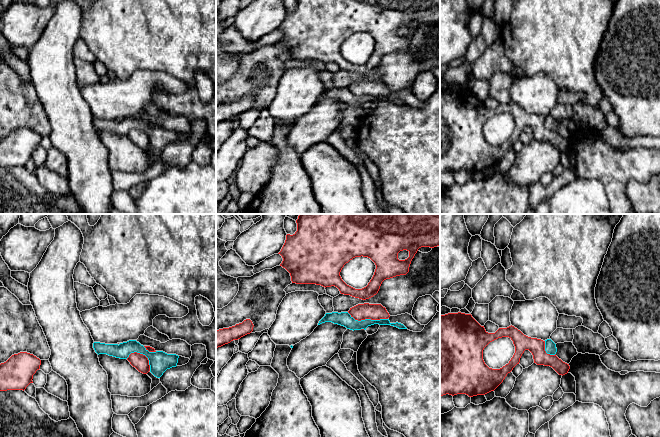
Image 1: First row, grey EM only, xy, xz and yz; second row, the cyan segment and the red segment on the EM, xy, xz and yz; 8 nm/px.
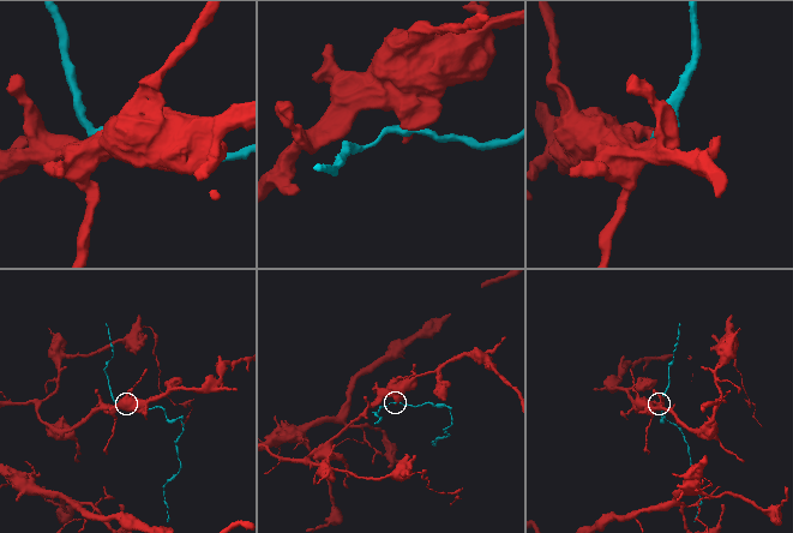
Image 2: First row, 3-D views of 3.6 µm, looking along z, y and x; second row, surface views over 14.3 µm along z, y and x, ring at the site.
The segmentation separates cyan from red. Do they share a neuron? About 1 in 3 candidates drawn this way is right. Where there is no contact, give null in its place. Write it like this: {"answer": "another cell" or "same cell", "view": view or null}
{"answer": "another cell", "view": "xz"}

